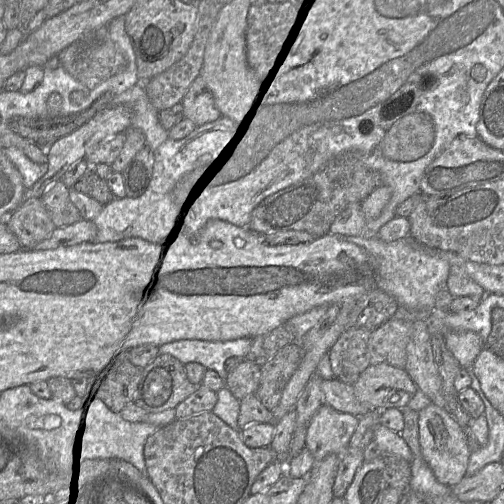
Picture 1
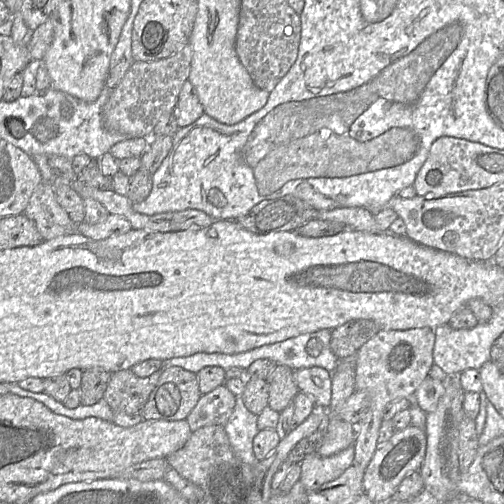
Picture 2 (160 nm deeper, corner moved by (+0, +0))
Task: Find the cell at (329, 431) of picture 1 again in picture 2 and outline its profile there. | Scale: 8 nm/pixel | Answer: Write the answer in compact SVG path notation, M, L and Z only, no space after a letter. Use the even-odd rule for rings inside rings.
M354 445L339 453L323 457L317 452L307 455L301 462L301 482L306 490L313 491L325 483L339 478L354 461Z

